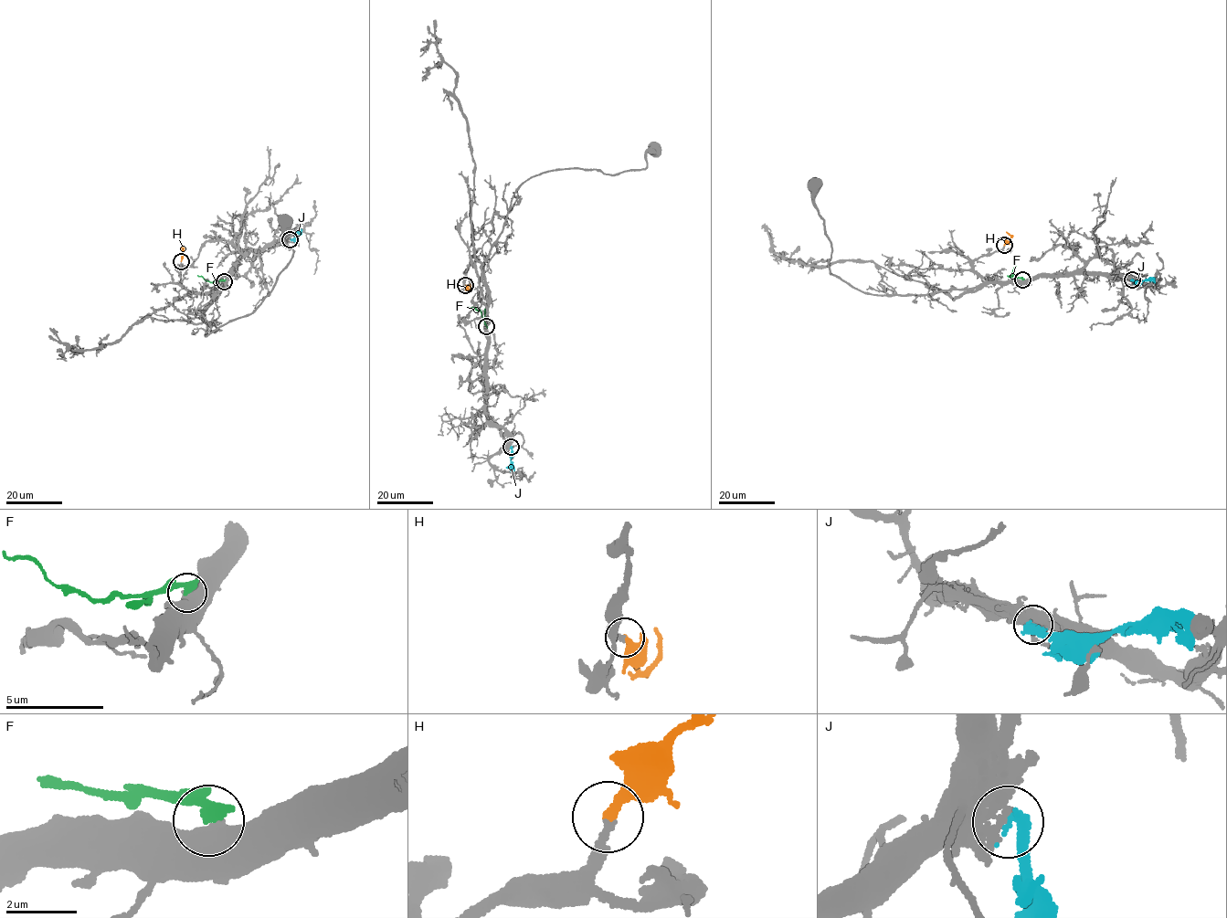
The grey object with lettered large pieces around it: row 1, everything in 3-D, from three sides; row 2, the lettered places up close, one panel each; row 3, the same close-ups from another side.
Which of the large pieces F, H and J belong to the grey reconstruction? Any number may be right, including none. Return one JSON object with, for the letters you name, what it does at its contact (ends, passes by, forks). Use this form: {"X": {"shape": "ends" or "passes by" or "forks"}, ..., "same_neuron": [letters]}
{"H": {"shape": "ends"}, "same_neuron": ["H"]}

